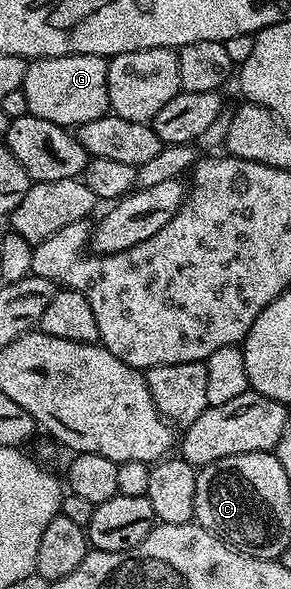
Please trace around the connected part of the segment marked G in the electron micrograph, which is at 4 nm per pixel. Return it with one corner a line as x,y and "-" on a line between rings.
65,55
64,57
48,57
27,62
22,92
24,97
28,97
28,109
31,115
44,117
44,121
58,123
67,129
77,128
88,121
96,121
110,111
108,62
101,55

